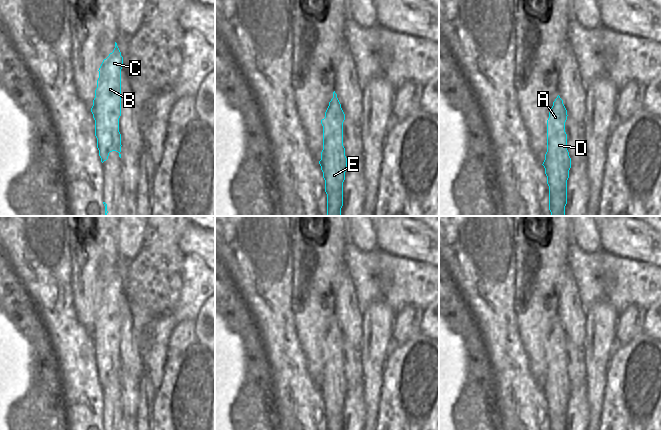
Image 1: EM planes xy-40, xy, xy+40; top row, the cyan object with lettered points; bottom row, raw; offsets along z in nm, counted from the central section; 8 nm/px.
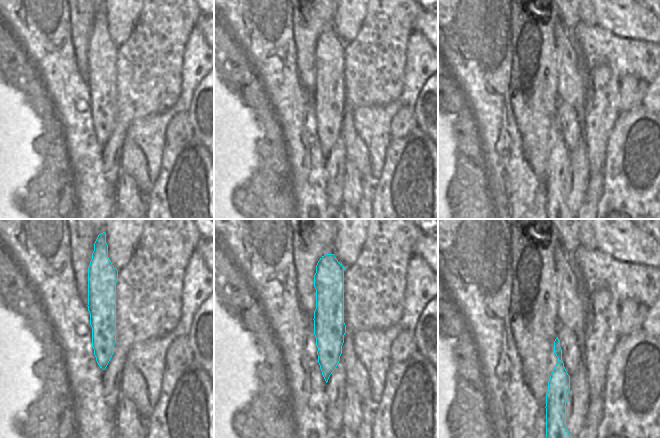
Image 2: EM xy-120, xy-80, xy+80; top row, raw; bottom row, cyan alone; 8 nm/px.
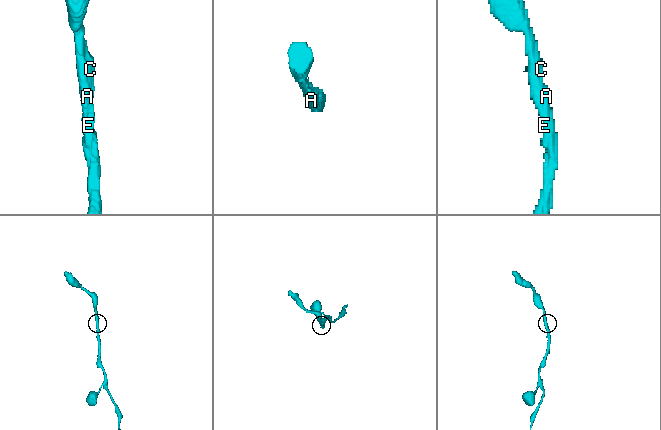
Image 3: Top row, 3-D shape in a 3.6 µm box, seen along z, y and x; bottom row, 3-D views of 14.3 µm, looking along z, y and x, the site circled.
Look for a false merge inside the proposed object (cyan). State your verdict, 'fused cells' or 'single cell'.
single cell

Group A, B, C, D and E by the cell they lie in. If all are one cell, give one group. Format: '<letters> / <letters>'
A B C D E

